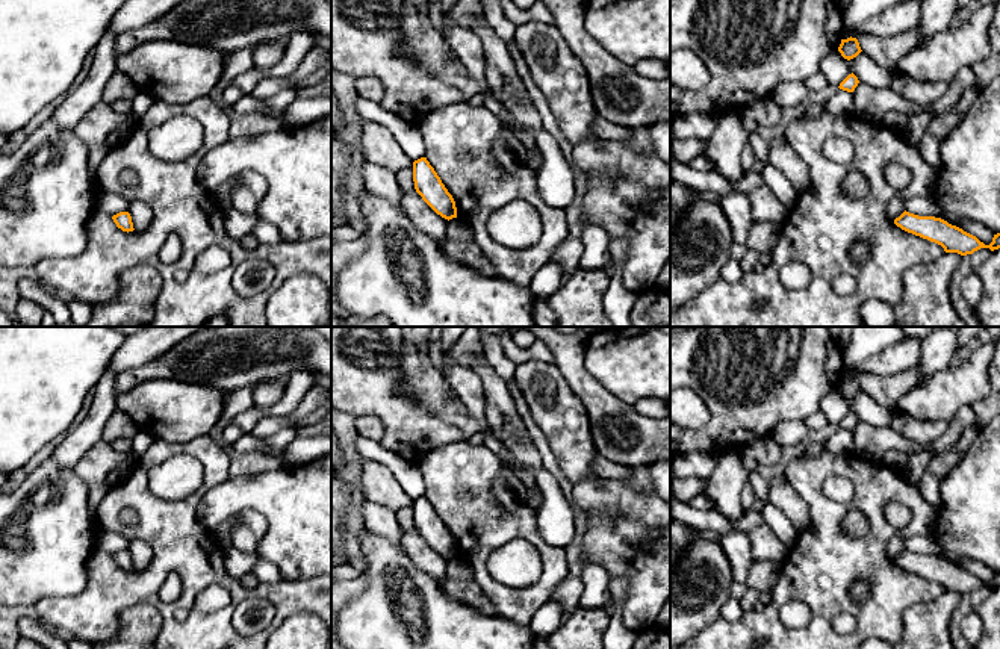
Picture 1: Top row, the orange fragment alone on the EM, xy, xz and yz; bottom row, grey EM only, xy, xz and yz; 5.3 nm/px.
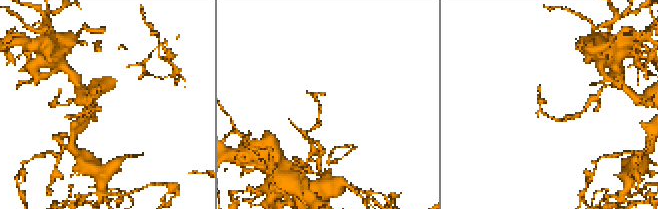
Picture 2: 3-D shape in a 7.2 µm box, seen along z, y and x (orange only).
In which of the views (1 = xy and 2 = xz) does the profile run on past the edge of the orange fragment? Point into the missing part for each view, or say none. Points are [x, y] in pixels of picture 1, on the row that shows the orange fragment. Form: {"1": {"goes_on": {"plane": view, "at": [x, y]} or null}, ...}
{"1": {"goes_on": null}, "2": {"goes_on": null}}

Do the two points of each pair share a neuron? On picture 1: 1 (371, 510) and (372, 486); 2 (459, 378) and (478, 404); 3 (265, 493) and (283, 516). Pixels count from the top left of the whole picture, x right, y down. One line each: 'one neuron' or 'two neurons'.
1: two neurons
2: one neuron
3: one neuron

